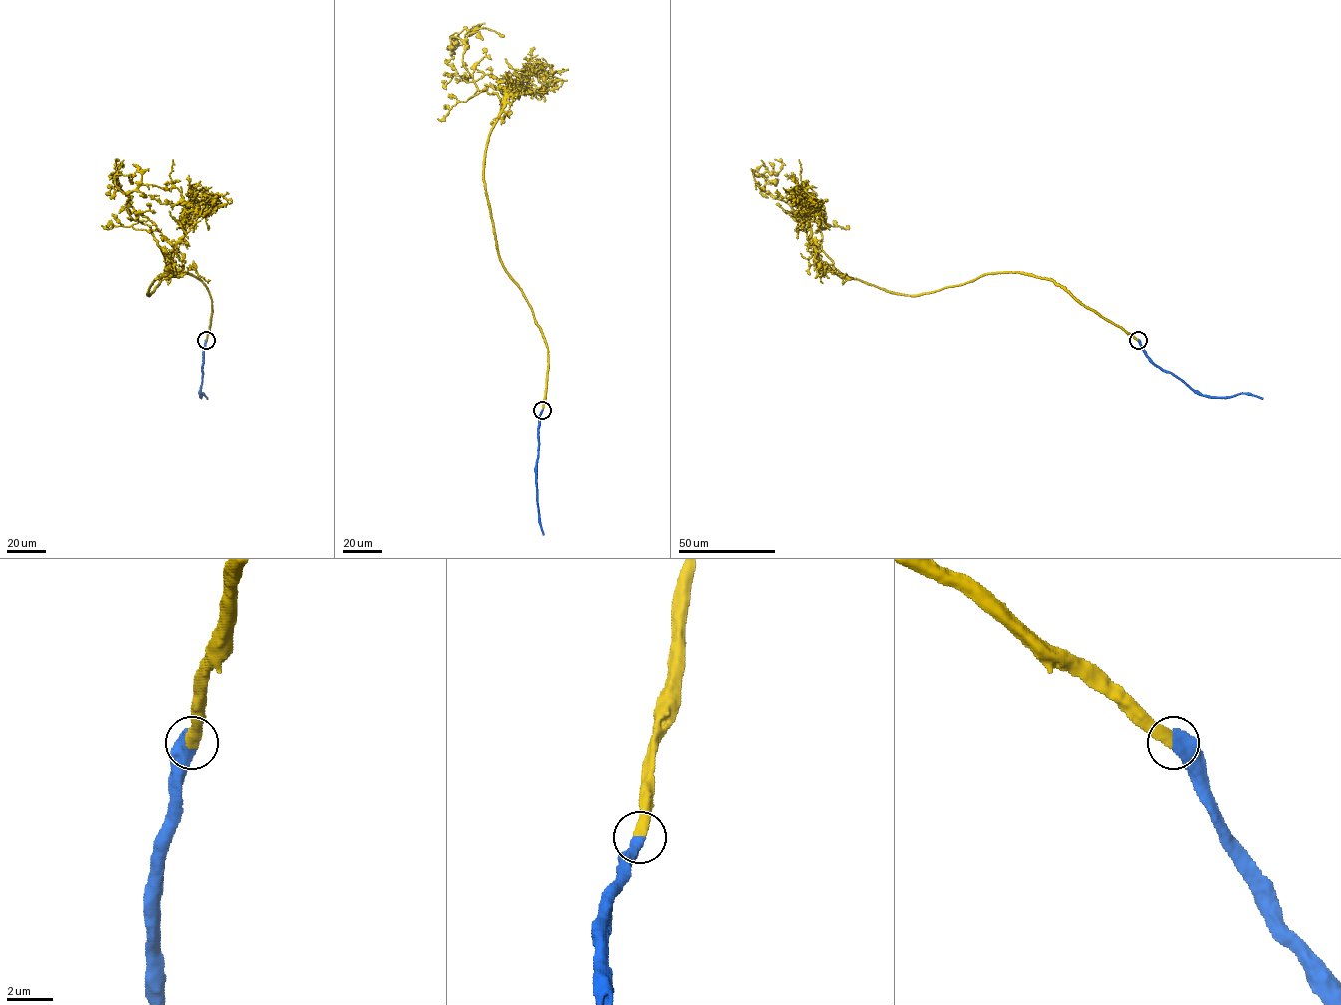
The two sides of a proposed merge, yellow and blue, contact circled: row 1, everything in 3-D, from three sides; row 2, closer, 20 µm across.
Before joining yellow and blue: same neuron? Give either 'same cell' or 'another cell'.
same cell

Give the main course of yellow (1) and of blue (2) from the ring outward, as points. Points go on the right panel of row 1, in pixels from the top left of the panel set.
1: (1137, 340), (1018, 272), (912, 295), (851, 278), (821, 249), (819, 224), (757, 175), (776, 178)
2: (1138, 340), (1155, 364), (1203, 395), (1230, 397), (1250, 393), (1263, 398)

